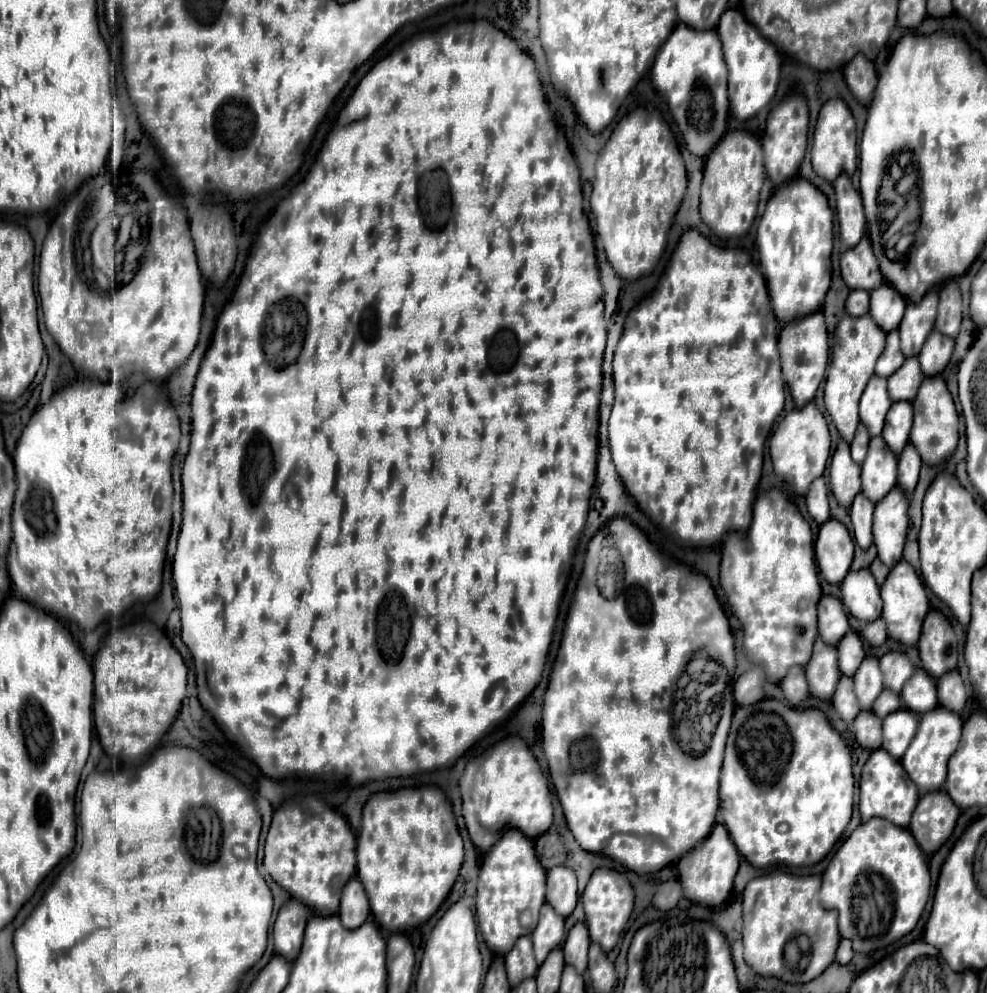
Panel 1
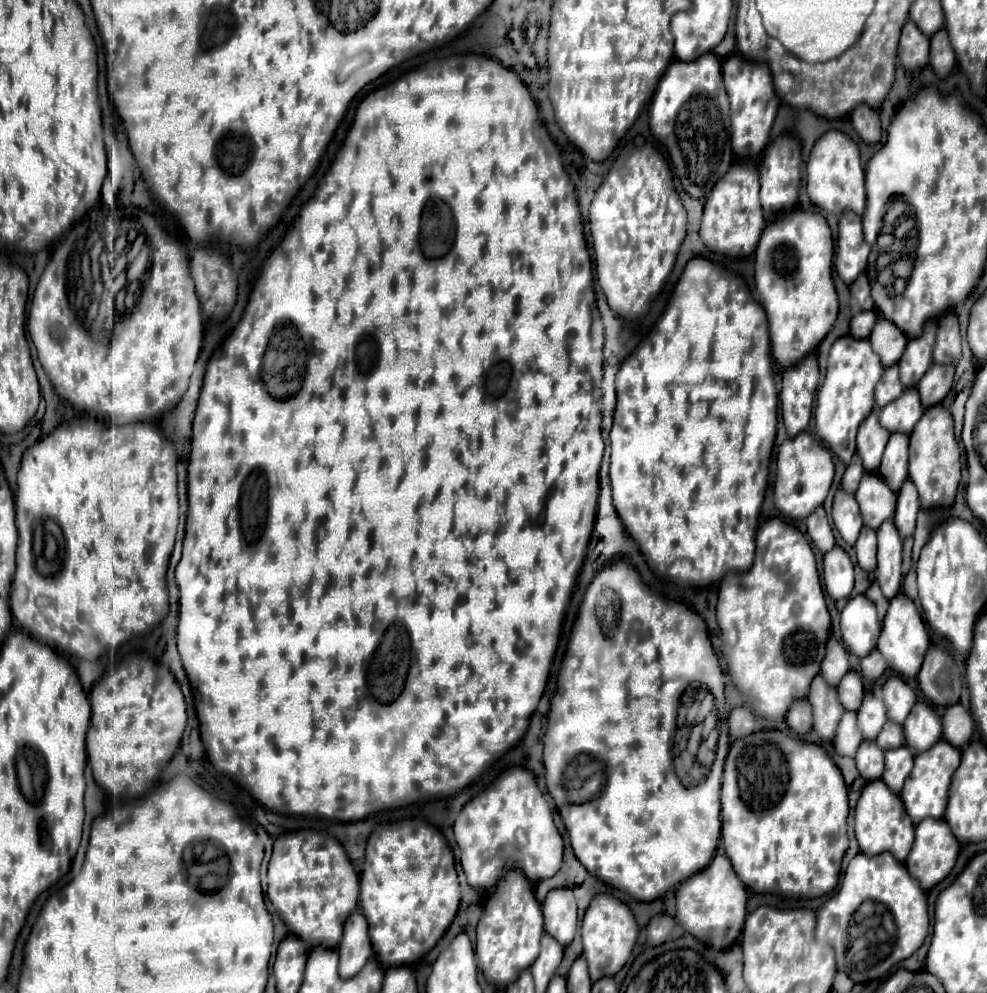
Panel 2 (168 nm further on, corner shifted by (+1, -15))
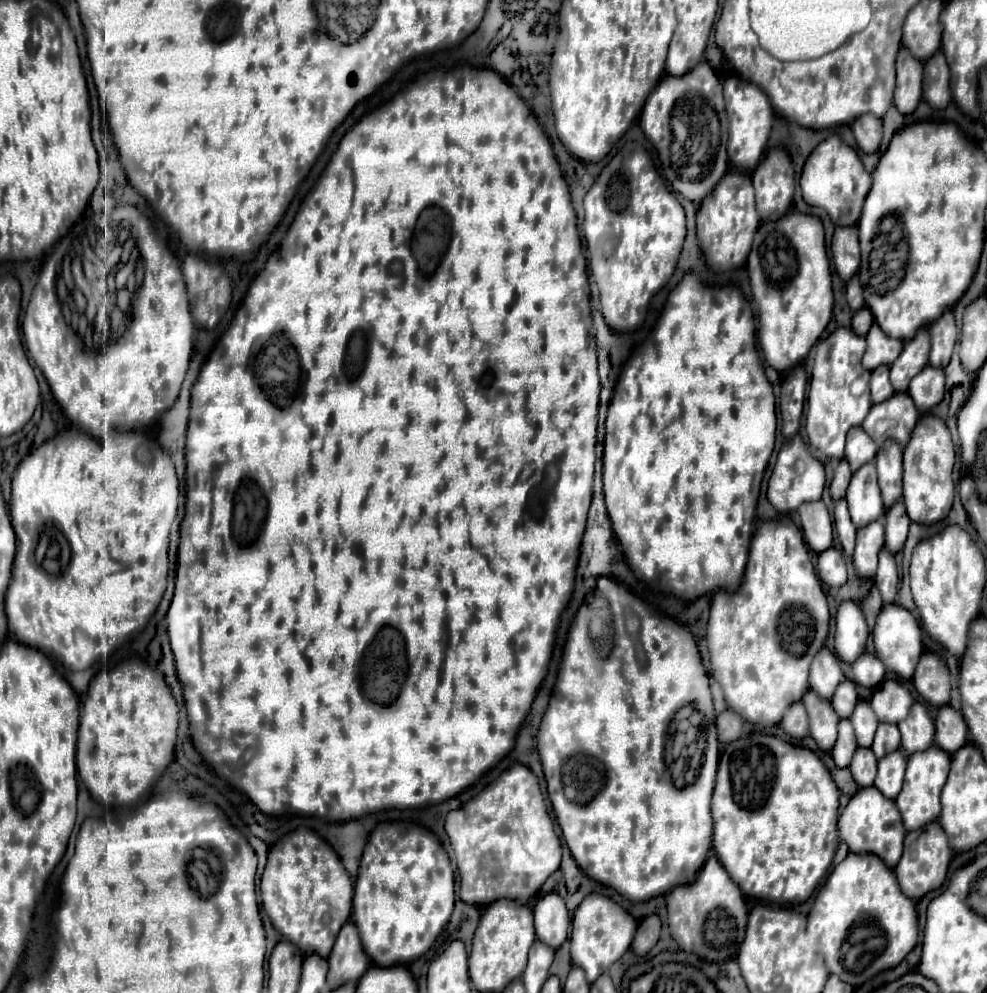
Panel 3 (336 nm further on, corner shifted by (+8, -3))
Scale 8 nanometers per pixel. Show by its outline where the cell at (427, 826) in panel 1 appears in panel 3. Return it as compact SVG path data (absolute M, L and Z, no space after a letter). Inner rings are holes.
M391 826L375 830L369 836L369 842L363 850L359 874L355 880L355 896L353 896L353 912L351 920L359 928L359 936L363 948L373 964L377 966L393 966L393 964L407 964L423 956L439 932L449 922L455 904L455 890L453 890L453 868L449 862L447 852L443 850L439 838L427 830L425 826Z

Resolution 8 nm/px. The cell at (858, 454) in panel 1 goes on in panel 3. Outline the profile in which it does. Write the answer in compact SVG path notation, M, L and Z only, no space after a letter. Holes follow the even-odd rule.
M843 458L839 462L839 466L835 468L835 476L833 476L833 482L831 482L831 498L833 500L839 500L839 498L845 496L849 480L851 480L851 468L849 468L847 460Z

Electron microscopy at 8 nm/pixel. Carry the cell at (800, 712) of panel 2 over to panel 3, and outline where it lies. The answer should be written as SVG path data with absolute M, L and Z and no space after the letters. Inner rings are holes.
M795 702L795 704L791 704L791 708L787 708L787 712L781 720L781 728L793 738L803 738L809 734L807 712L805 712L805 706L801 702Z

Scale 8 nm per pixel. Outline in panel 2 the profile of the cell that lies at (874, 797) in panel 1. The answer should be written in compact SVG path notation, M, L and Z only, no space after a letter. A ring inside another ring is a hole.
M878 780L878 784L866 784L862 790L854 808L854 836L860 852L866 852L866 856L890 852L898 862L906 860L914 842L914 824L910 824L910 816L906 816L900 796L890 792L882 780Z

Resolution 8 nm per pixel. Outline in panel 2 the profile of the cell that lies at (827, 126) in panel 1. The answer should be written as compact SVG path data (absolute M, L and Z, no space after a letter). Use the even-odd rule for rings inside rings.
M830 130L816 142L806 166L806 190L810 202L826 212L840 216L846 210L852 210L862 216L866 206L864 168L860 162L860 150L852 138L838 130Z

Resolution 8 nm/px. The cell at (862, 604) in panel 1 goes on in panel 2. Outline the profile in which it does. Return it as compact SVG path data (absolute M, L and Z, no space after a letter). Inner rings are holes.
M864 594L854 596L842 610L840 632L846 648L858 658L868 656L876 648L880 622L876 616L876 606Z

